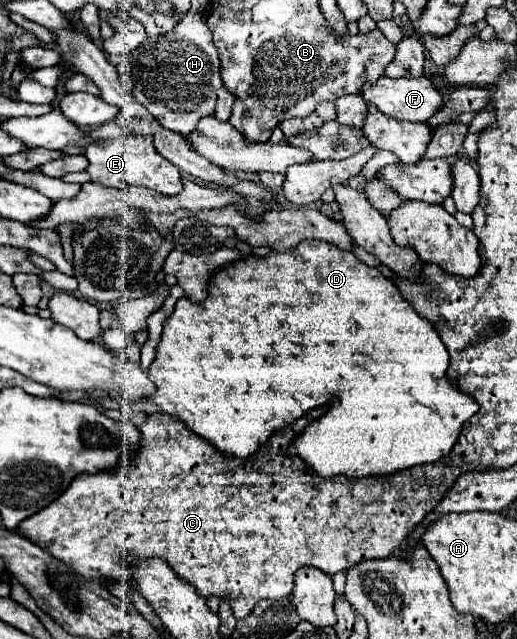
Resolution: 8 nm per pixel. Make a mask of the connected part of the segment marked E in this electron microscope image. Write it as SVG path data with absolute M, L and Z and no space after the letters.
M126 135L120 139L108 139L102 145L90 145L84 153L90 161L88 175L90 181L106 185L106 187L128 187L128 185L140 185L146 189L154 189L162 195L176 195L182 191L182 175L180 169L172 163L168 163L152 143L150 135Z

